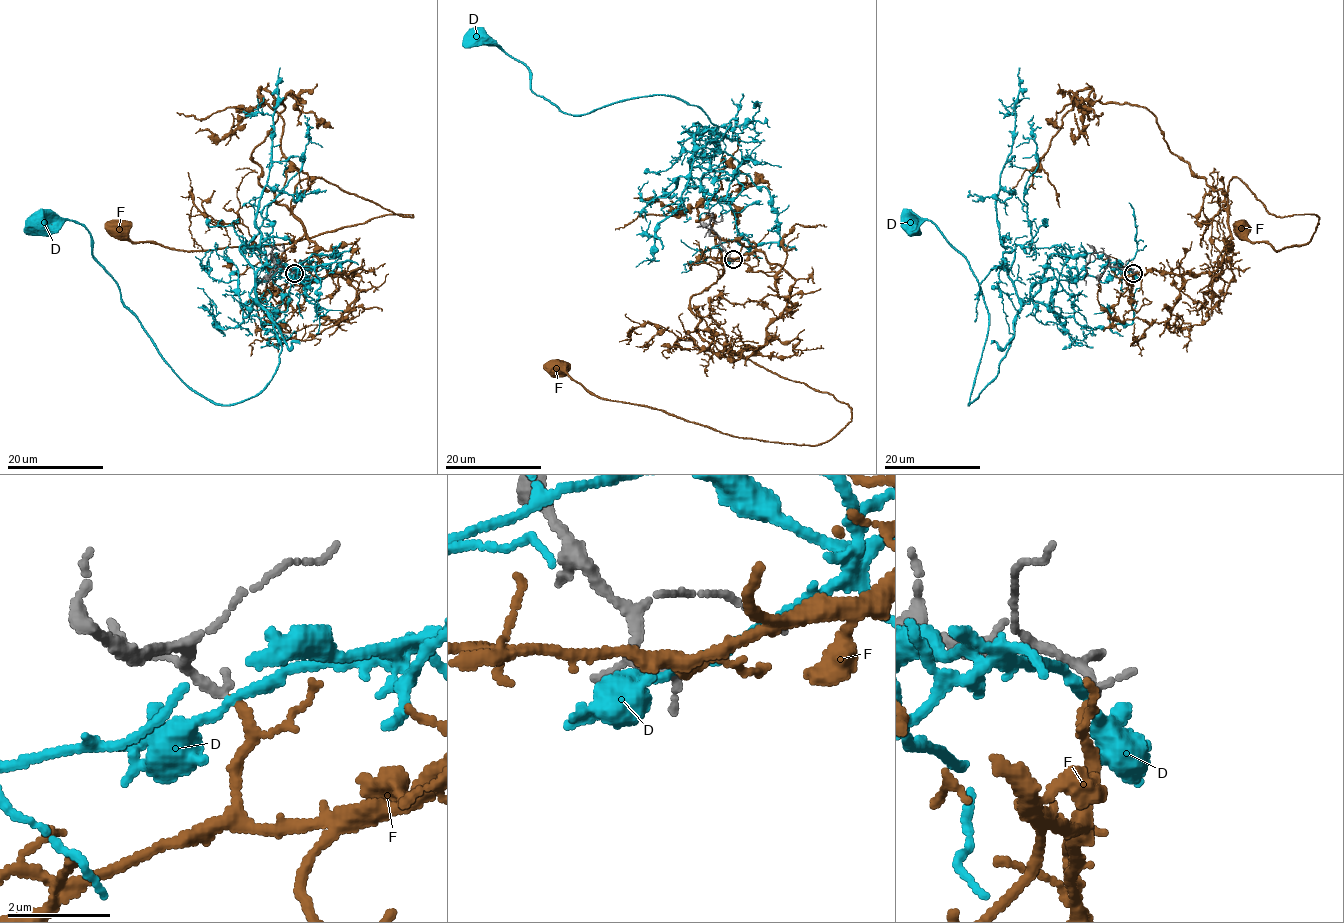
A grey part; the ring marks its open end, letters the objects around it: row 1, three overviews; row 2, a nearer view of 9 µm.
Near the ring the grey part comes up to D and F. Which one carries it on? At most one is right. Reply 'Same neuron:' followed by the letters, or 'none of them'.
Same neuron: F

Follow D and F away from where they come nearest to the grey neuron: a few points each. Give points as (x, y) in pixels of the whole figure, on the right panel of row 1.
D: (1133, 273), (1071, 280), (1046, 266), (998, 372), (968, 404), (988, 310), (969, 262), (930, 220), (913, 224)
F: (1133, 273), (1130, 285), (1136, 272), (1213, 272), (1233, 177), (1274, 215), (1319, 218), (1280, 250), (1239, 230)

